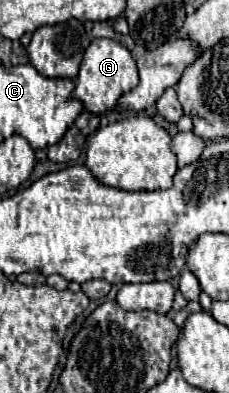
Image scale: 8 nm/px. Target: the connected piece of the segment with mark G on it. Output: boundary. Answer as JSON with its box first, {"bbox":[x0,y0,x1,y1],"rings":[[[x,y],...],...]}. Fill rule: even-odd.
{"bbox":[73,38,139,114],"rings":[[[97,38],[85,50],[79,74],[75,78],[77,86],[73,90],[73,98],[81,100],[85,110],[91,110],[93,114],[101,114],[105,110],[113,110],[121,94],[135,88],[137,82],[139,82],[137,64],[131,52],[127,50],[127,46],[111,38]]]}

